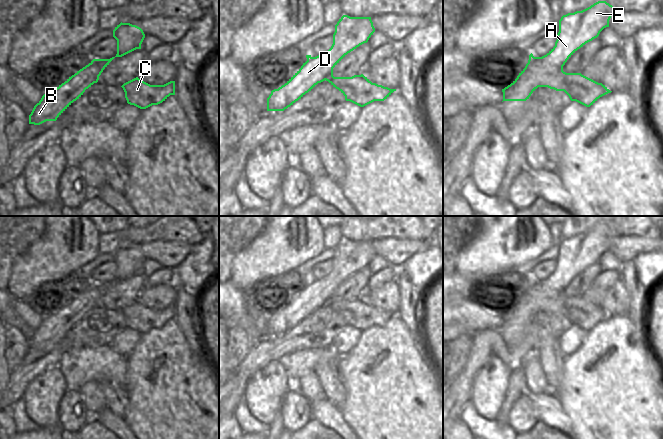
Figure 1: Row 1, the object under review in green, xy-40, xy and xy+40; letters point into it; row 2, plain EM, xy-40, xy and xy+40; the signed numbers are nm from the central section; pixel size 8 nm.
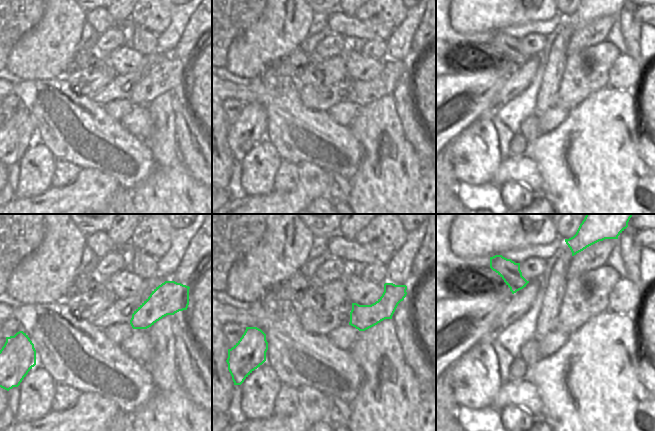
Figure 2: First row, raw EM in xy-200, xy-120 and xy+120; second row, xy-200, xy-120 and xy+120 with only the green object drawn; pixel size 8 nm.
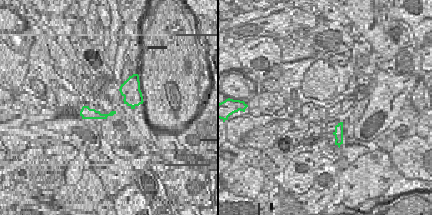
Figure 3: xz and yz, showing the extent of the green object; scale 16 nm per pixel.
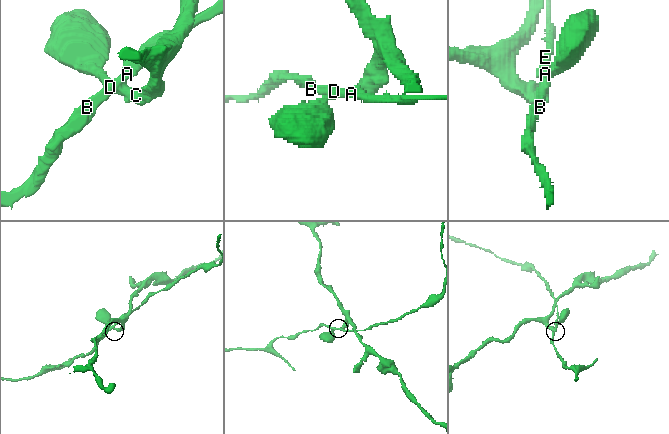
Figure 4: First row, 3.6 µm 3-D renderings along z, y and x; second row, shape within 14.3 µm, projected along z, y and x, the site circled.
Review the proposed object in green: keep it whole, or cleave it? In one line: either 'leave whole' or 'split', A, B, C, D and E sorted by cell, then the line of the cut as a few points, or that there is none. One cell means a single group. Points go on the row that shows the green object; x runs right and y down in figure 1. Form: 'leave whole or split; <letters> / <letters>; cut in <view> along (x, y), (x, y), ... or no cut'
split; A B D E / C; cut in xy+40 along (562, 70), (553, 74), (545, 82), (544, 86)

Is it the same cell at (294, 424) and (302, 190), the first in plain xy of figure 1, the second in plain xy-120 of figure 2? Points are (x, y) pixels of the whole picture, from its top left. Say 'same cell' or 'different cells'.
different cells

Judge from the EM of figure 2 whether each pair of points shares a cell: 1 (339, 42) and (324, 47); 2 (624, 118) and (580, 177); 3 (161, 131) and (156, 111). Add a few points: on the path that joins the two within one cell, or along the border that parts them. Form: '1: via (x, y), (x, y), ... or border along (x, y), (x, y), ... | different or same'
1: via (335, 44), (328, 47) | same
2: via (610, 133), (600, 143), (598, 159), (595, 162) | same
3: via (161, 126), (161, 116) | same

